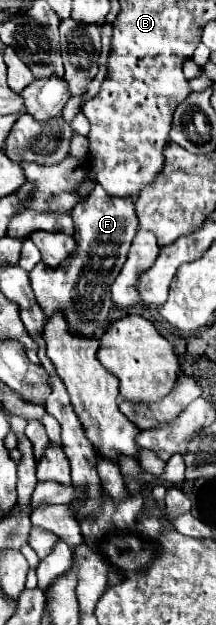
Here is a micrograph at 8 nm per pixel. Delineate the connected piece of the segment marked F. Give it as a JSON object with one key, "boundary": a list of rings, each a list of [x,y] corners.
{"boundary":[[[97,185],[87,199],[73,207],[71,217],[75,223],[75,253],[57,269],[37,263],[29,273],[29,279],[37,303],[43,307],[47,317],[57,309],[63,309],[71,329],[83,335],[93,335],[97,329],[107,325],[107,315],[111,309],[111,283],[127,259],[129,245],[139,231],[139,221],[135,217],[133,197],[107,197],[107,191],[101,185]]]}

